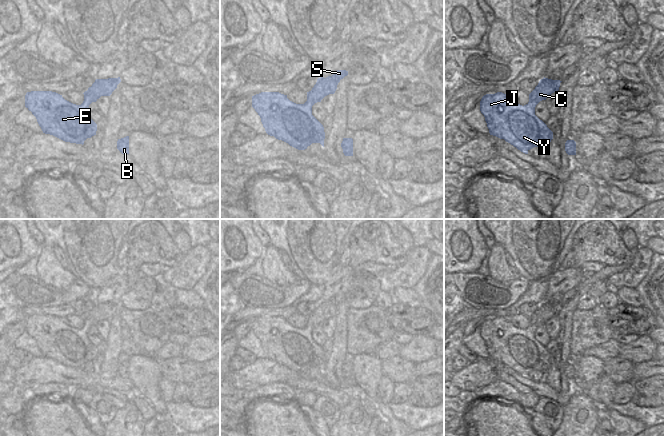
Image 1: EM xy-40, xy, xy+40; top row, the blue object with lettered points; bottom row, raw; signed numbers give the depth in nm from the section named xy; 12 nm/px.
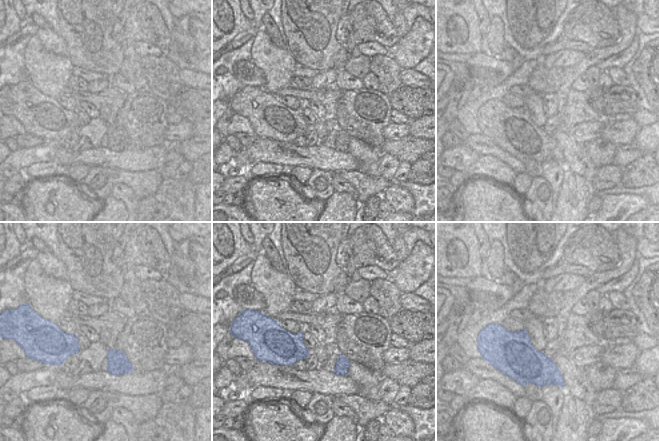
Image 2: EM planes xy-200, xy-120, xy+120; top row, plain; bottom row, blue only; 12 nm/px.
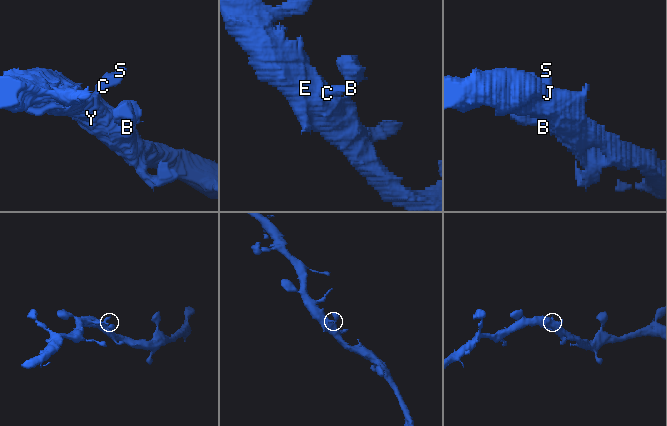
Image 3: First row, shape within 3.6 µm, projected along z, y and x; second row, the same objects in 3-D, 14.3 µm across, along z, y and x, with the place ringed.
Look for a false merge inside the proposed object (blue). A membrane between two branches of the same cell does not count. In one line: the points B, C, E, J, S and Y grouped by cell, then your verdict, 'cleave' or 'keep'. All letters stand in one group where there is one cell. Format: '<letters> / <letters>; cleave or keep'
B C E J S Y; keep

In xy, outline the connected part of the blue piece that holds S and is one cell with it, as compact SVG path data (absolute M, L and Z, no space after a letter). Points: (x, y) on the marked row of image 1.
M337 70L332 76L328 76L326 78L321 76L320 78L318 78L312 90L307 92L307 101L304 104L296 104L290 101L287 98L287 95L281 94L279 92L261 92L259 94L252 96L252 107L260 116L263 127L265 128L265 131L268 135L274 136L276 139L282 140L298 150L305 150L312 143L320 143L324 147L324 139L325 139L324 127L312 115L312 106L317 102L321 102L321 100L325 96L329 94L334 94L340 80L347 75L348 71Z

